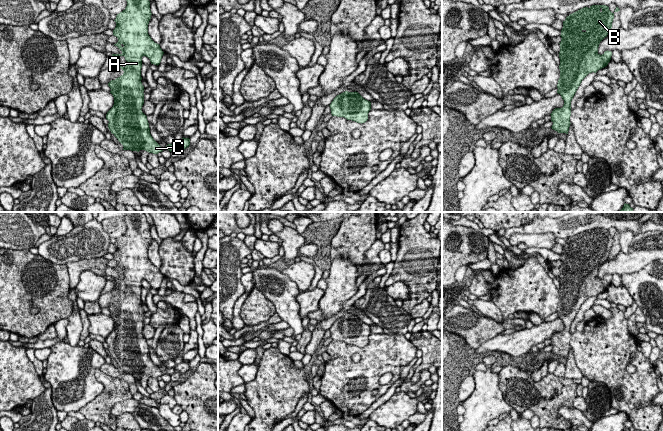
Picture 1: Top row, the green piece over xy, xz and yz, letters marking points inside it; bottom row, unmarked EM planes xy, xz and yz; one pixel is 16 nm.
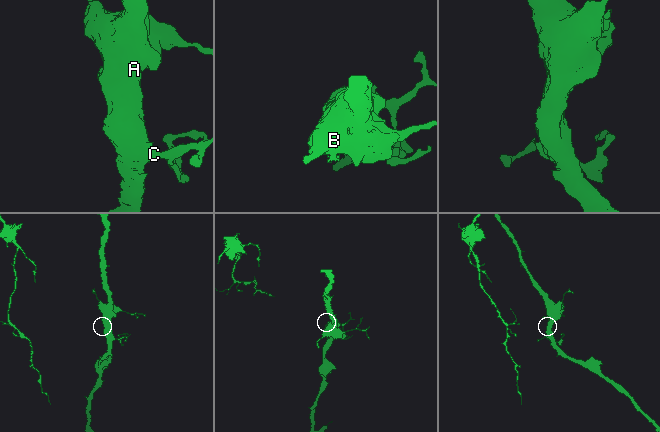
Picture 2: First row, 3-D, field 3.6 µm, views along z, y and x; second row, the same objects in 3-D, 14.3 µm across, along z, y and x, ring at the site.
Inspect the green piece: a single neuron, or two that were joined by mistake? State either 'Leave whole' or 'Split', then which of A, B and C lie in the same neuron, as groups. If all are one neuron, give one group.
Leave whole. Groups: A B C

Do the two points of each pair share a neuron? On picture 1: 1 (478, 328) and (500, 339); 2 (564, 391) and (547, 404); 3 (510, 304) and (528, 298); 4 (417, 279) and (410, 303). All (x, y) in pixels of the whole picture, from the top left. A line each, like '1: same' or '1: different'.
1: different
2: same
3: same
4: same

